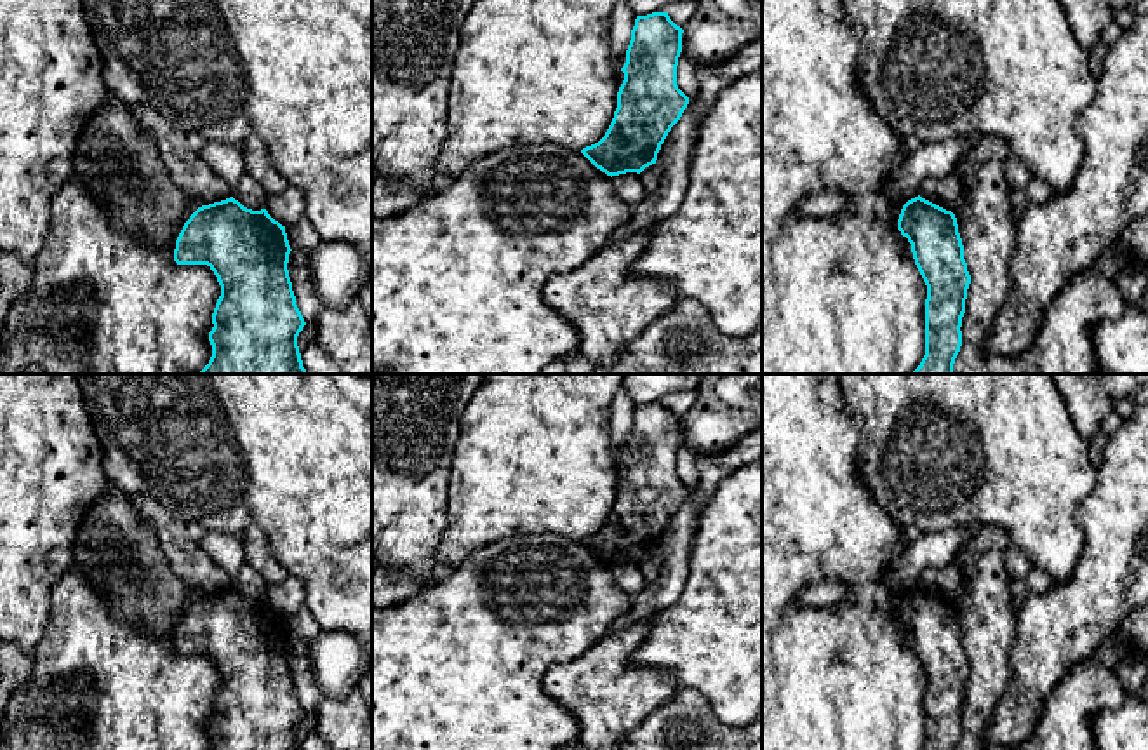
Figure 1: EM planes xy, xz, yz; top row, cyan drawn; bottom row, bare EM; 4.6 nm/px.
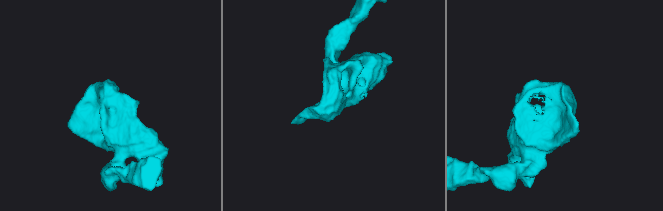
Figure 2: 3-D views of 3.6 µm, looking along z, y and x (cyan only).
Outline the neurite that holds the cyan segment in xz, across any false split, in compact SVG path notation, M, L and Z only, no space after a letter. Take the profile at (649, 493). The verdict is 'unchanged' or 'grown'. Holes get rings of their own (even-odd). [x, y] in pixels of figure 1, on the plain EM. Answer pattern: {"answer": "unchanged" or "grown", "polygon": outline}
{"answer": "unchanged", "polygon": "M668 402L637 405L626 452L621 458L624 470L617 482L614 508L598 532L581 539L607 566L640 564L645 557L656 553L661 534L687 498L689 487L677 475L682 423L684 419L670 409Z"}

